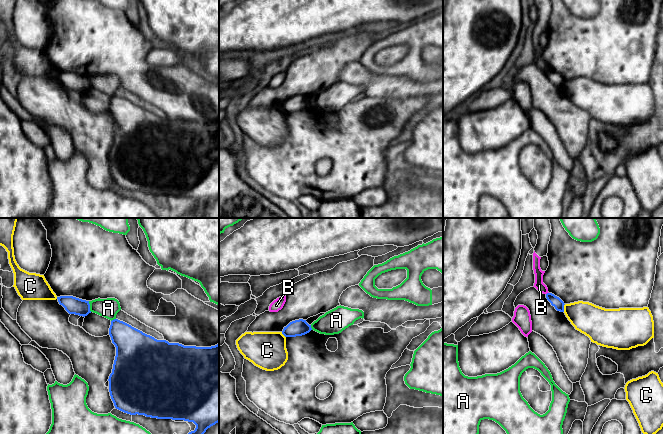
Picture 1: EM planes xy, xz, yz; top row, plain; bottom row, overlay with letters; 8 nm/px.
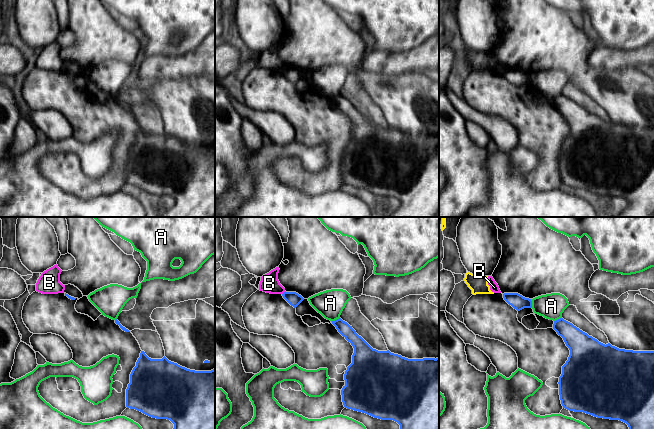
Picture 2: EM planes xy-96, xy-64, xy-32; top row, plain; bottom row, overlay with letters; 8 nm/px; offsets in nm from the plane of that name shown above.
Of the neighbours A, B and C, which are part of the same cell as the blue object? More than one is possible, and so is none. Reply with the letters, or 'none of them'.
none of them

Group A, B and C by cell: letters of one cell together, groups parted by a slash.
A / B / C

